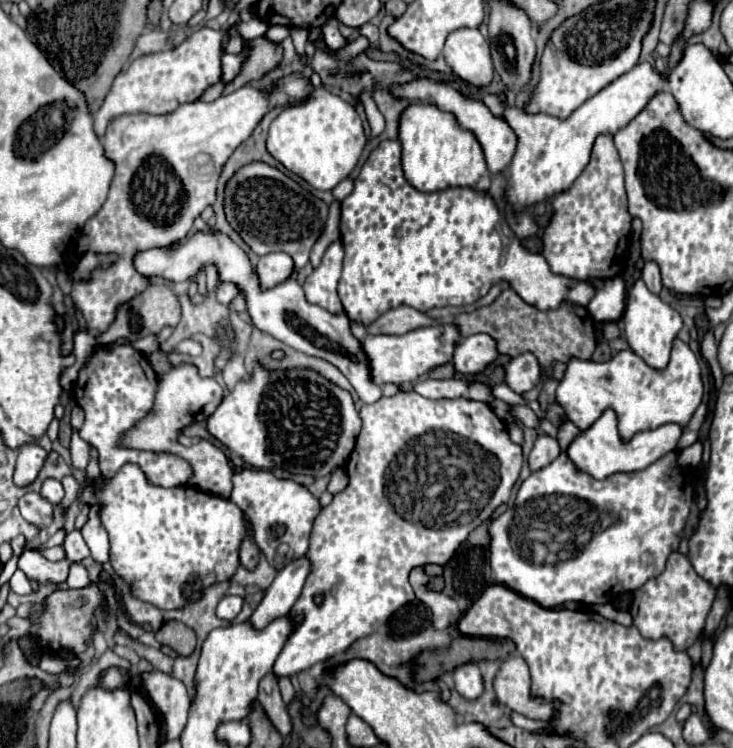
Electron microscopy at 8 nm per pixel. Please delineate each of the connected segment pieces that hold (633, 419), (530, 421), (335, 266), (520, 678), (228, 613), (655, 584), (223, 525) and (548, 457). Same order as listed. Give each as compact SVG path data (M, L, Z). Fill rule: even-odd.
M675 339L671 359L665 369L649 367L631 349L619 351L603 363L571 357L555 395L557 403L565 409L567 419L579 431L587 431L605 409L613 409L617 413L619 437L627 443L635 433L651 431L667 423L687 427L703 399L703 381L695 353L687 343Z
M509 405L509 413L521 421L525 427L537 427L539 419L535 415L535 411L529 405Z
M339 241L331 243L325 251L319 267L305 279L305 297L309 303L319 305L331 313L341 313L343 305L337 295L337 281L343 263L343 245Z
M511 655L501 663L493 679L495 695L499 703L507 705L511 711L517 711L529 719L545 721L547 717L551 717L551 705L543 705L543 701L531 701L529 679L529 667L523 657Z
M225 595L219 605L217 605L217 617L219 619L225 619L225 621L231 621L233 617L239 615L243 607L243 597L237 597L237 595Z
M671 553L661 575L649 579L635 591L633 625L645 639L669 639L675 651L687 651L703 631L705 619L717 597L717 589L699 577L683 553Z
M125 463L109 479L99 475L97 479L87 481L79 495L79 501L99 507L99 519L109 533L111 565L115 569L115 575L119 575L129 585L131 595L143 603L151 603L167 611L181 609L201 599L203 589L231 579L239 567L239 547L245 539L245 523L243 511L229 499L205 493L193 485L179 485L171 489L153 485L147 481L139 465ZM183 585L193 587L191 597L185 597Z
M541 433L537 437L531 453L529 453L529 469L531 471L537 471L537 469L549 465L551 461L555 461L559 457L559 453L561 453L561 449L559 449L557 439Z

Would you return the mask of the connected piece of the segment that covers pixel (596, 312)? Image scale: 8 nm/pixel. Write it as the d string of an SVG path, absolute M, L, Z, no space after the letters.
M613 277L605 281L605 287L595 293L591 303L587 305L591 317L599 323L603 321L619 321L625 309L625 285L621 277Z

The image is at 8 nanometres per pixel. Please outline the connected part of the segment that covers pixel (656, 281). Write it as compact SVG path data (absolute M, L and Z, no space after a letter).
M647 261L645 267L643 267L643 273L641 273L647 289L651 289L651 293L659 295L663 285L661 285L661 273L659 273L659 267L653 263L653 261Z

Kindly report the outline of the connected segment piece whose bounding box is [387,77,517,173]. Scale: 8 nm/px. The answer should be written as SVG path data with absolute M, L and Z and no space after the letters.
M419 77L419 79L413 79L409 83L395 83L395 85L389 85L387 91L391 93L391 97L395 99L409 99L409 101L429 101L433 105L437 105L441 111L449 111L455 115L457 123L461 129L467 129L471 131L477 141L481 143L483 147L483 153L485 153L485 161L487 161L487 169L491 173L501 173L509 163L511 163L511 157L515 153L515 147L517 147L517 135L515 131L509 127L509 123L503 119L503 117L495 117L485 103L481 101L475 101L475 99L469 99L465 97L461 91L457 91L455 87L451 87L449 83L443 83L443 81L435 81L435 79L429 79L429 77Z

